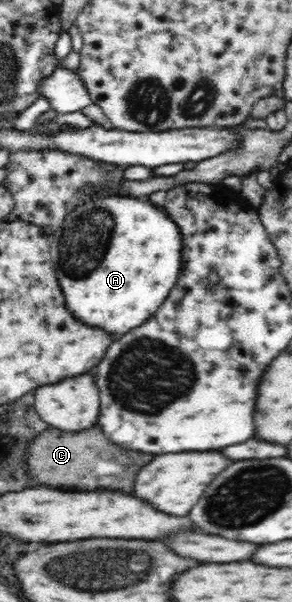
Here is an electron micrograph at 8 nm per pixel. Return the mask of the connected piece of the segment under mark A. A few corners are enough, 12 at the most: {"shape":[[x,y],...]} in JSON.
{"shape":[[95,195],[50,234],[68,308],[124,336],[180,278],[180,227]]}

